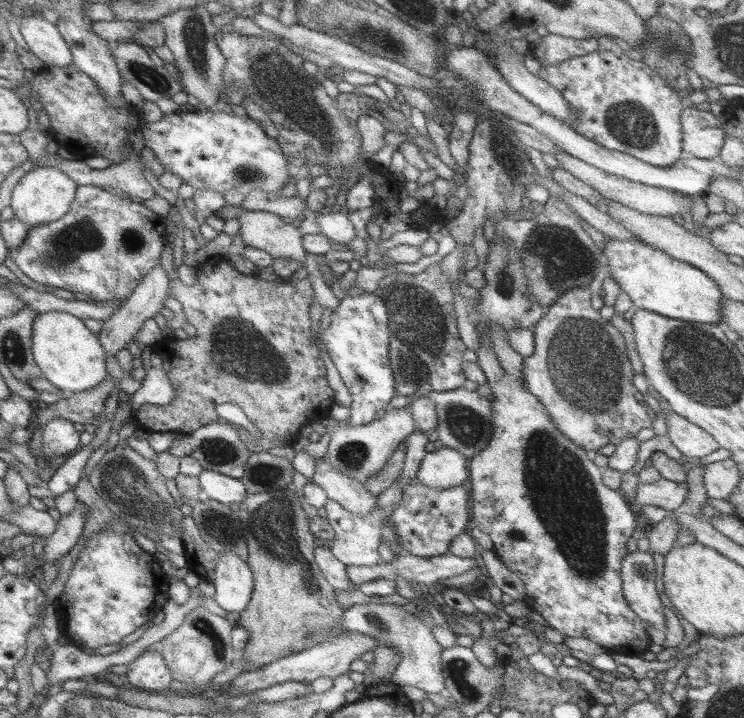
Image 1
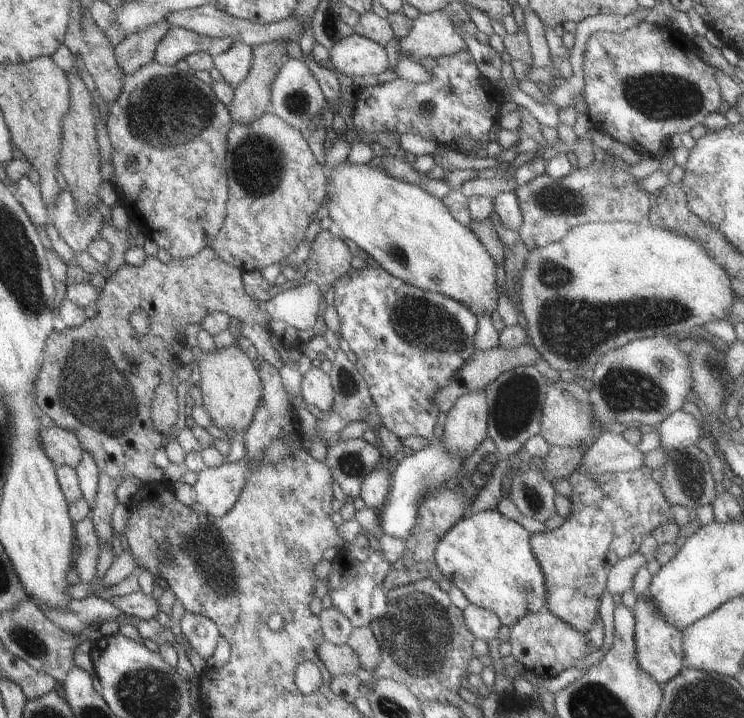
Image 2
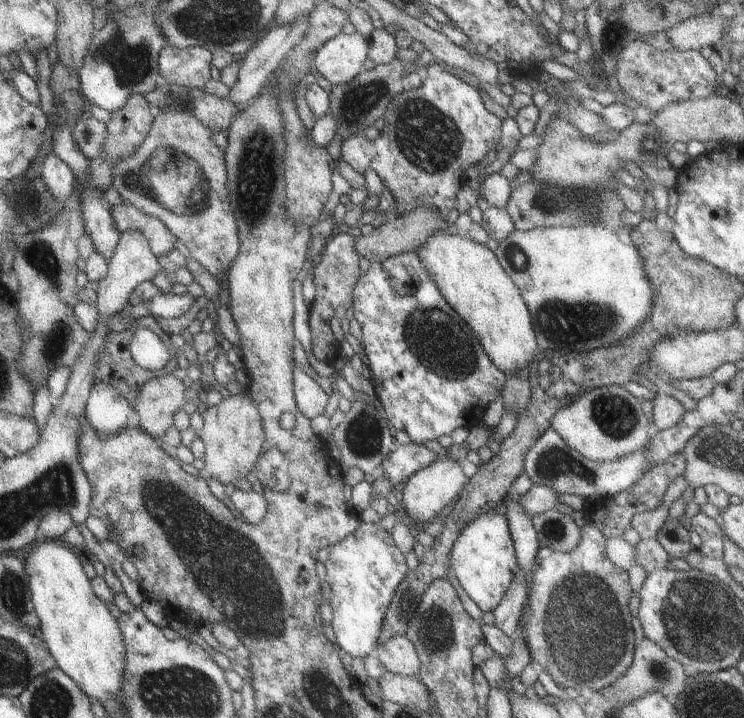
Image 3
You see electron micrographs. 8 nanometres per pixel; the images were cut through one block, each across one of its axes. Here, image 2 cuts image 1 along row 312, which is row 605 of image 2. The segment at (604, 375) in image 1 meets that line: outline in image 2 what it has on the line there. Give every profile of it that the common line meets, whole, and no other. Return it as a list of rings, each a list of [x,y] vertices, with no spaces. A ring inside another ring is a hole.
[[[641,465],[633,471],[617,471],[612,473],[603,473],[600,475],[591,475],[590,473],[582,473],[579,468],[575,468],[574,471],[566,476],[567,482],[571,486],[571,495],[567,498],[570,501],[570,512],[567,518],[564,518],[563,524],[559,528],[554,530],[549,530],[543,534],[533,533],[531,537],[528,538],[529,548],[532,552],[533,558],[537,561],[537,566],[541,571],[541,576],[543,576],[543,584],[545,585],[545,608],[550,613],[553,613],[559,620],[563,623],[567,623],[571,628],[576,631],[581,631],[584,635],[591,629],[593,622],[598,617],[598,606],[599,599],[604,590],[606,584],[607,573],[611,570],[611,567],[622,558],[637,553],[639,550],[639,544],[643,538],[651,532],[655,527],[660,524],[665,524],[665,522],[670,522],[672,520],[672,512],[670,511],[670,506],[666,503],[663,493],[660,489],[660,484],[653,481],[649,476],[651,469],[645,465]]]

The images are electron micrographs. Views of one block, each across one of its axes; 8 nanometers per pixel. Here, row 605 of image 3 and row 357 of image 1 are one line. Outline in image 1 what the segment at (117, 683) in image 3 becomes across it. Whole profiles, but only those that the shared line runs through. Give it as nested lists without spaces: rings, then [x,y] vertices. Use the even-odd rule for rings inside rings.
[[[49,311],[35,315],[31,323],[31,340],[31,354],[40,377],[64,394],[85,391],[107,377],[105,352],[96,334],[91,333],[81,319],[68,312]]]

